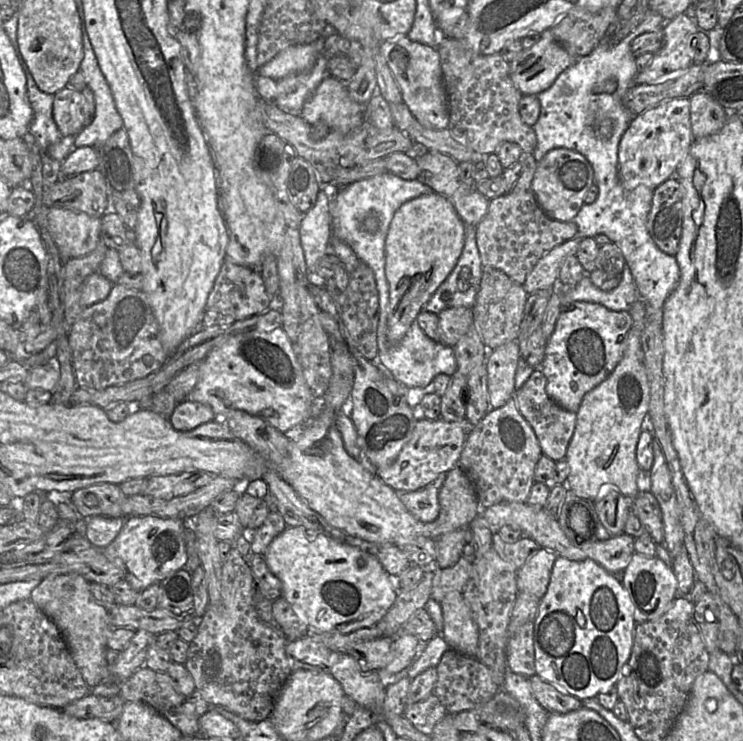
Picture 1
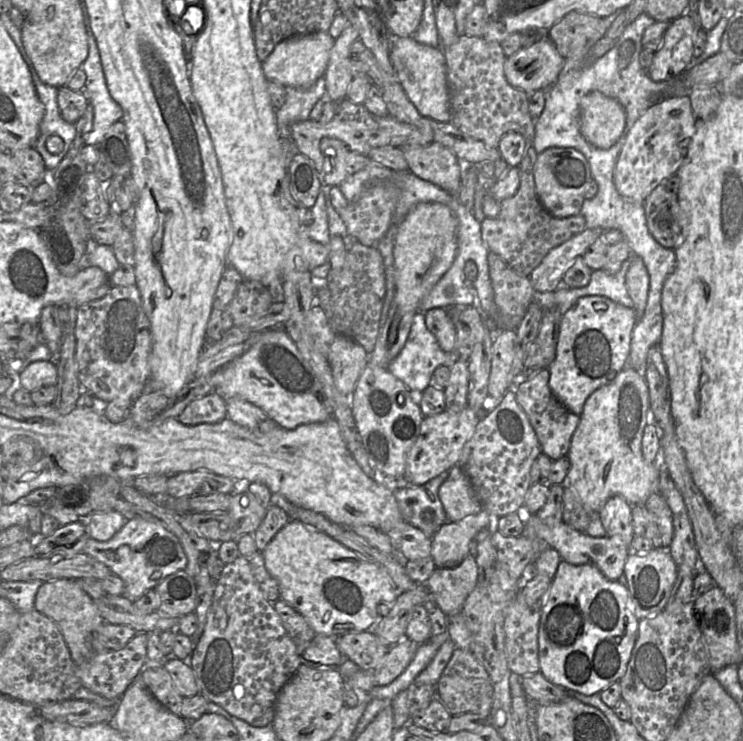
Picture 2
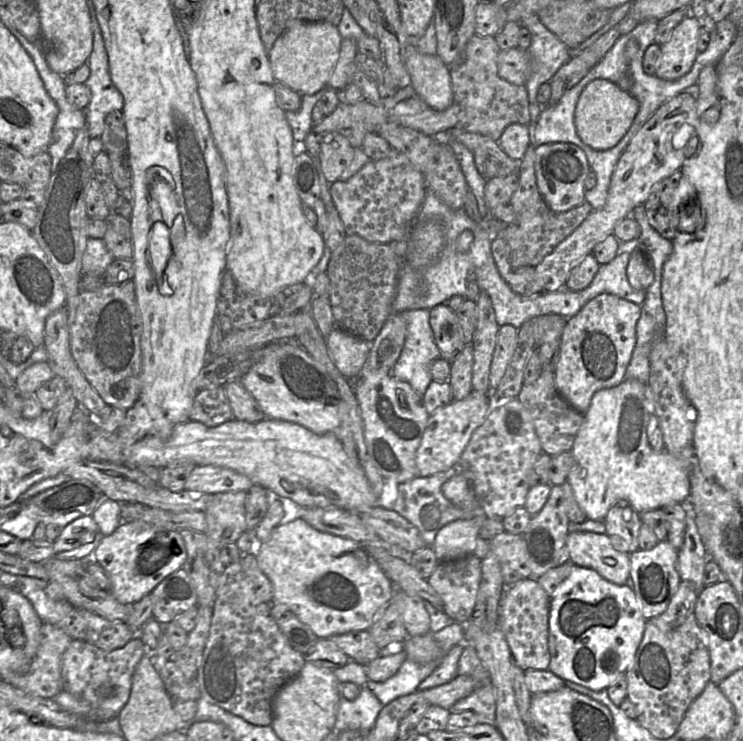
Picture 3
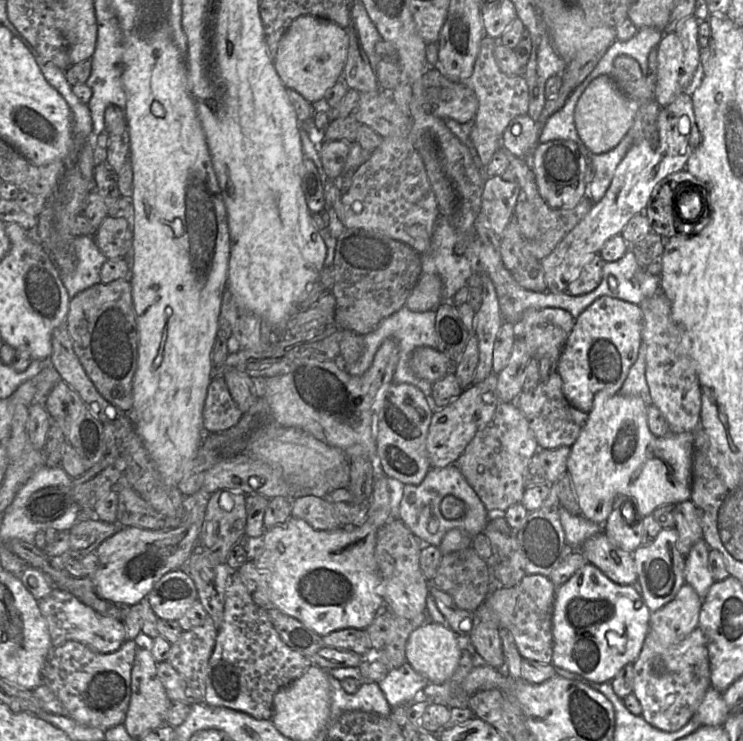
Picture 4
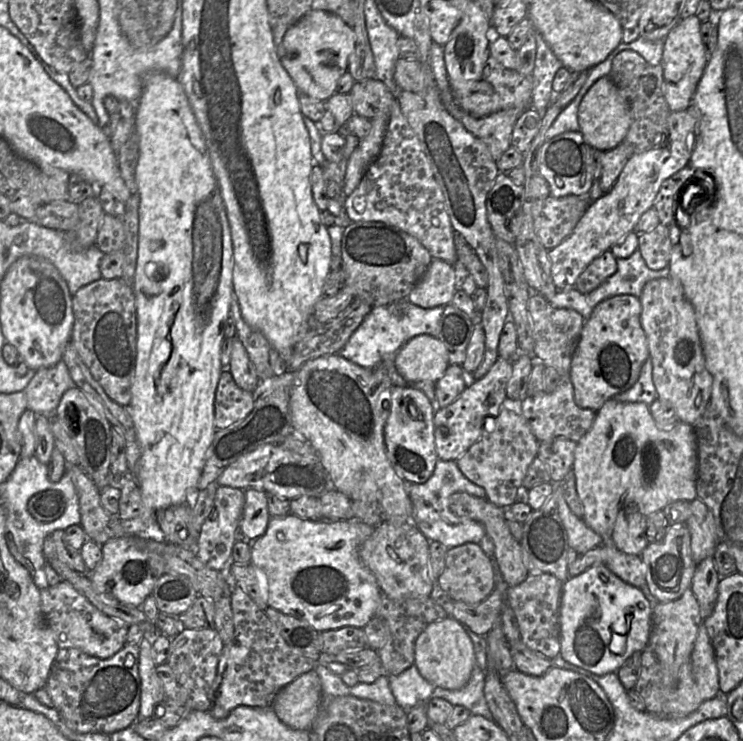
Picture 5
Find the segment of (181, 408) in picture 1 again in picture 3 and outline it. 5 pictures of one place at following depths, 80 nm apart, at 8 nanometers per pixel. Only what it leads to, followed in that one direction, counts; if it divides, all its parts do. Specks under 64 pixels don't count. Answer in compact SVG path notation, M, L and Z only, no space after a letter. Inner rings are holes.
M223 386L197 393L189 413L190 421L216 427L231 419L234 419L233 412Z

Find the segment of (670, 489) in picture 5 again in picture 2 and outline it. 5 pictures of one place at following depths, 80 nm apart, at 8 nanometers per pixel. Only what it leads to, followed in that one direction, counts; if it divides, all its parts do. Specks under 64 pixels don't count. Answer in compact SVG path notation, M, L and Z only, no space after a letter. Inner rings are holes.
M626 366L611 382L601 386L587 398L567 454L570 468L566 482L566 485L576 493L587 512L598 514L604 503L615 495L623 497L634 506L644 505L651 494L658 493L659 461L657 463L647 462L641 448L644 428L649 421L650 400L647 382L640 372L629 366Z

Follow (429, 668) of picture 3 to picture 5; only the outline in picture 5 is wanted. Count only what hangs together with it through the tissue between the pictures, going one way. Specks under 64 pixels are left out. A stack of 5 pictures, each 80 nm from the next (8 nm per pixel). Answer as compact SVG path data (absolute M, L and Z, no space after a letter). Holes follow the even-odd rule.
M415 665L388 677L396 704L405 710L426 704L432 698L435 686L421 676Z

